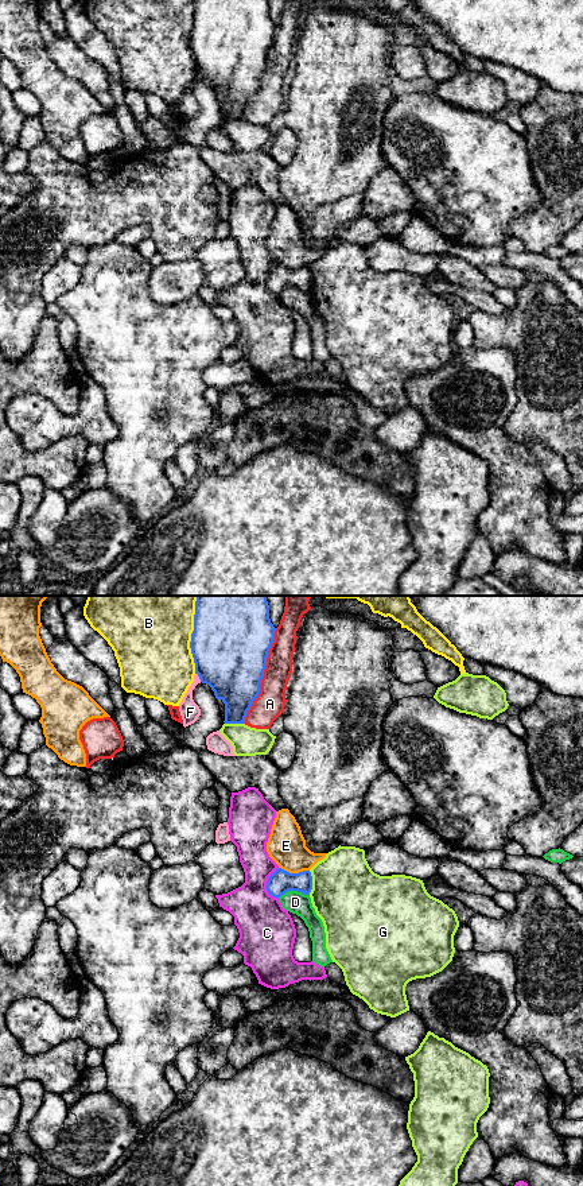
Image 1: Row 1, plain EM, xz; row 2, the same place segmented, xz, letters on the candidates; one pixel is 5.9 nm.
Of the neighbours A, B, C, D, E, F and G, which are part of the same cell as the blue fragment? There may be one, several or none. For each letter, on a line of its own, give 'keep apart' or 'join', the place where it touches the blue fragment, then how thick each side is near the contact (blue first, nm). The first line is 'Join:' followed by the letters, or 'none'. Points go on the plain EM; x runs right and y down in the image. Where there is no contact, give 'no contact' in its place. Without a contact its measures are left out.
Join: none
A: keep apart; meets blue in xz at (263, 72); 440 nm thick on the blue side, 180 nm on the other
B: keep apart; meets blue in xz at (191, 35); 460 nm thick on the blue side, 460 nm on the other
C: keep apart; meets blue in xz at (267, 281); 140 nm thick on the blue side, 320 nm on the other
D: keep apart; meets blue in xz at (292, 286); 140 nm thick on the blue side, 130 nm on the other
E: keep apart; meets blue in xz at (294, 270); 140 nm thick on the blue side, 220 nm on the other
F: keep apart; meets blue in xz at (198, 72); 460 nm thick on the blue side, 120 nm on the other
G: keep apart; meets blue in xz at (311, 279); 140 nm thick on the blue side, 420 nm on the other

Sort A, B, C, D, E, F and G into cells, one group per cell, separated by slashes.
A / B / C / D / E / F / G

